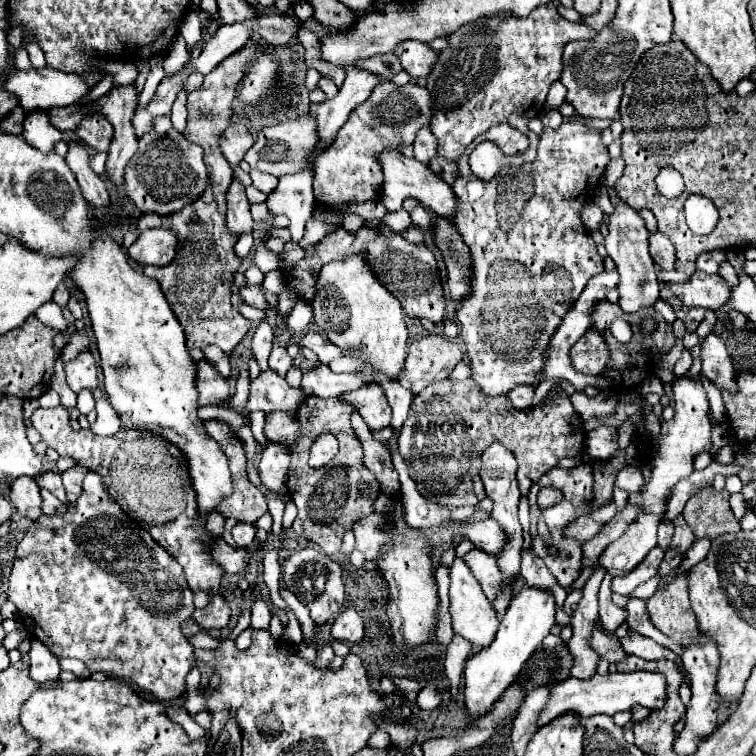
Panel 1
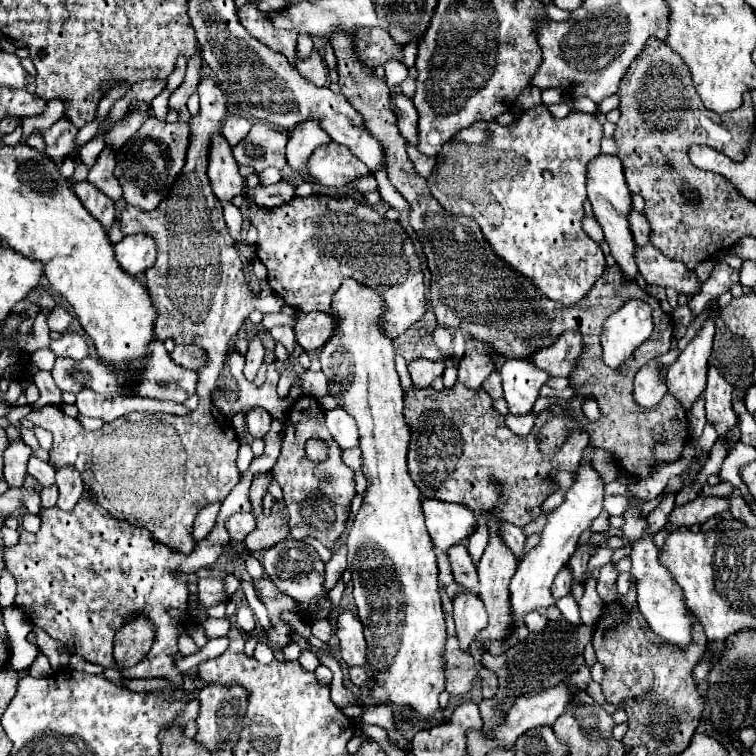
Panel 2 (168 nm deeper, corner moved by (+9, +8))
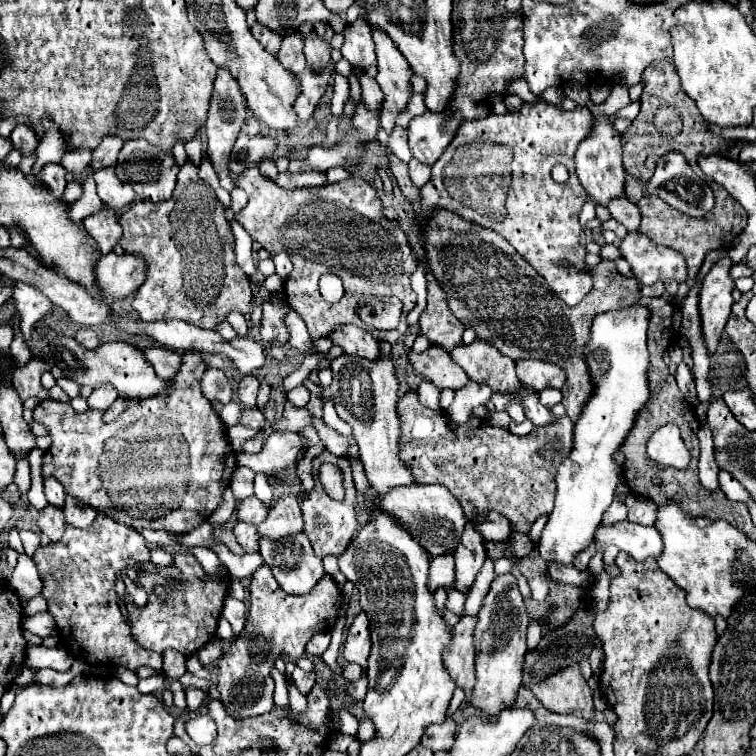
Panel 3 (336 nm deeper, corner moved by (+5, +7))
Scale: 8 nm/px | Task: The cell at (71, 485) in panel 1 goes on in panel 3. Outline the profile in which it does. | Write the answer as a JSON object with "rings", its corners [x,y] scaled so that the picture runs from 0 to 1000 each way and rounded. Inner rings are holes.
{"rings":[[[91,655],[86,657],[83,677],[86,689],[97,697],[104,697],[104,700],[115,700],[128,681],[128,676],[120,668],[112,668],[110,663],[102,663],[99,657],[91,657]]]}

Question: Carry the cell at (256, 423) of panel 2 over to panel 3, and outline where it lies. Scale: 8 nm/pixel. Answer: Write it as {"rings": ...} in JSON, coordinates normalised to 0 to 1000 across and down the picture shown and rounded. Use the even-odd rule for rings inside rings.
{"rings":[[[340,538],[337,541],[321,541],[321,546],[319,546],[319,562],[348,570],[353,565],[353,554],[345,546],[345,541],[340,541]]]}

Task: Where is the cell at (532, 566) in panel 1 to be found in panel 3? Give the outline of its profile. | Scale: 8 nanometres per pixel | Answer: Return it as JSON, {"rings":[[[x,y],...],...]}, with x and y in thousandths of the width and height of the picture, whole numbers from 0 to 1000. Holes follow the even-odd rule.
{"rings":[[[647,679],[642,687],[634,687],[628,692],[628,700],[644,716],[655,716],[655,718],[668,718],[676,710],[676,692],[660,679]]]}

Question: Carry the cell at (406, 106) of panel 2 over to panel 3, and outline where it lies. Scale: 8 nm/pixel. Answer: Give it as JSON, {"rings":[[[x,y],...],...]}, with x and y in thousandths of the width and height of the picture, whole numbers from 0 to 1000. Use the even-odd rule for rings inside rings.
{"rings":[[[493,41],[493,52],[499,60],[499,110],[509,126],[504,144],[504,165],[515,176],[522,165],[525,152],[538,144],[538,136],[546,126],[544,102],[549,97],[541,91],[541,83],[513,46]]]}

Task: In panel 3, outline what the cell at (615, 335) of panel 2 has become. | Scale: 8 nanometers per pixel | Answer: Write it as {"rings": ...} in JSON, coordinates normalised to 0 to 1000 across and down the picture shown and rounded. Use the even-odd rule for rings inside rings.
{"rings":[[[848,401],[790,417],[782,430],[782,464],[795,464],[800,480],[779,480],[787,520],[774,533],[774,541],[761,560],[758,597],[737,618],[737,657],[726,689],[718,700],[713,729],[718,739],[739,747],[758,747],[761,737],[784,718],[784,705],[795,689],[798,676],[813,657],[813,644],[821,639],[821,618],[811,612],[811,599],[829,578],[837,557],[858,528],[856,512],[856,433],[858,409]]]}

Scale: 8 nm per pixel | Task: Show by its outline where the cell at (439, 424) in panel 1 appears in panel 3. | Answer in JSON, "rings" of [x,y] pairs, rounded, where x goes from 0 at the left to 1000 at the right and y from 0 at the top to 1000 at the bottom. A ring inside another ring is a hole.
{"rings":[[[541,515],[528,528],[528,549],[530,549],[530,604],[546,620],[546,631],[552,639],[583,639],[589,642],[610,665],[615,684],[623,687],[620,702],[612,702],[610,716],[602,726],[602,753],[604,769],[602,776],[615,782],[626,774],[628,761],[639,750],[644,737],[642,716],[636,705],[631,705],[626,689],[631,684],[642,684],[642,679],[657,676],[671,684],[681,702],[700,705],[702,694],[713,681],[726,681],[731,673],[731,652],[737,652],[734,623],[737,615],[753,602],[758,583],[753,578],[742,581],[742,599],[721,610],[713,604],[710,594],[726,583],[726,575],[705,570],[694,578],[679,575],[673,567],[655,565],[644,554],[623,552],[615,565],[602,562],[586,546],[583,538],[567,541],[554,530],[552,515]]]}

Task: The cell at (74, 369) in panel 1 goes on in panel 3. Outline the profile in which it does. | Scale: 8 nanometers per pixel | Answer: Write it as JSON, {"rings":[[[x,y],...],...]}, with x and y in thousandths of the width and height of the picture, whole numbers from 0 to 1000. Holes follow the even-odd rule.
{"rings":[[[118,433],[104,435],[104,438],[99,440],[99,451],[102,451],[102,454],[107,454],[110,459],[115,459],[115,462],[128,462],[128,456],[131,456],[128,440],[126,440],[123,435],[118,435]]]}

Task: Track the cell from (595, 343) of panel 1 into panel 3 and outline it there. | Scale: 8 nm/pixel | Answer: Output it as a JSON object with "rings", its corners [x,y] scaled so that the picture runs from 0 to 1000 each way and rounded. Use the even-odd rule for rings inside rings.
{"rings":[[[694,475],[684,478],[684,499],[692,509],[705,512],[710,517],[721,512],[742,515],[747,509],[747,491],[731,480],[710,478],[710,475]]]}

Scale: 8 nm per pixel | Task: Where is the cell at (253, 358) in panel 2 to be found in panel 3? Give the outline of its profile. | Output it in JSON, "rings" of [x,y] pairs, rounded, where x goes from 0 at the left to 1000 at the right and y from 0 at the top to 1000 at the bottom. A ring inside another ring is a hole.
{"rings":[[[329,496],[329,499],[319,501],[316,515],[313,515],[313,525],[324,538],[337,538],[340,517],[343,517],[343,501],[337,496]]]}

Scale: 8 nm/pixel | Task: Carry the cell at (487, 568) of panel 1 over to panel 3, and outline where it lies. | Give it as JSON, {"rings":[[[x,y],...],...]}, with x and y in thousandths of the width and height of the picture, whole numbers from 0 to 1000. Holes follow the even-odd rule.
{"rings":[[[597,731],[570,739],[570,761],[567,761],[570,782],[575,782],[581,774],[599,776],[599,763],[602,763],[602,742]]]}

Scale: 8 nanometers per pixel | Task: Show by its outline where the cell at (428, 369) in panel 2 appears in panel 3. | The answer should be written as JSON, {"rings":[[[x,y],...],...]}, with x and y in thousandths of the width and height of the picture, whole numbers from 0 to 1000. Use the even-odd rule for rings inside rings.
{"rings":[[[628,448],[620,456],[607,456],[594,470],[626,504],[644,507],[655,520],[681,517],[687,512],[681,480],[644,451]]]}

